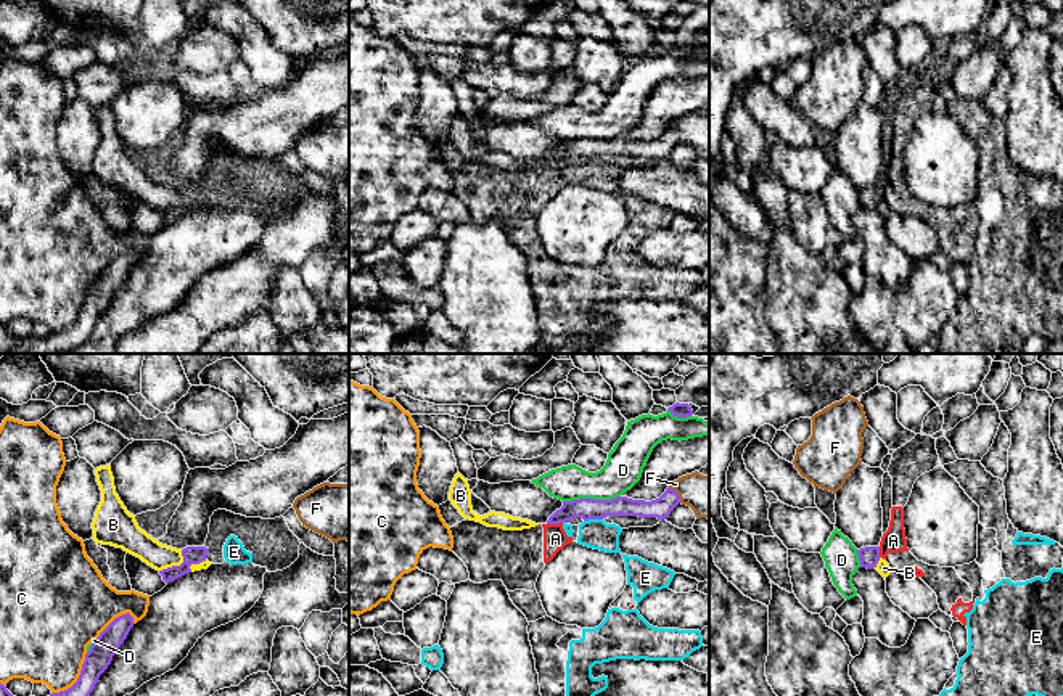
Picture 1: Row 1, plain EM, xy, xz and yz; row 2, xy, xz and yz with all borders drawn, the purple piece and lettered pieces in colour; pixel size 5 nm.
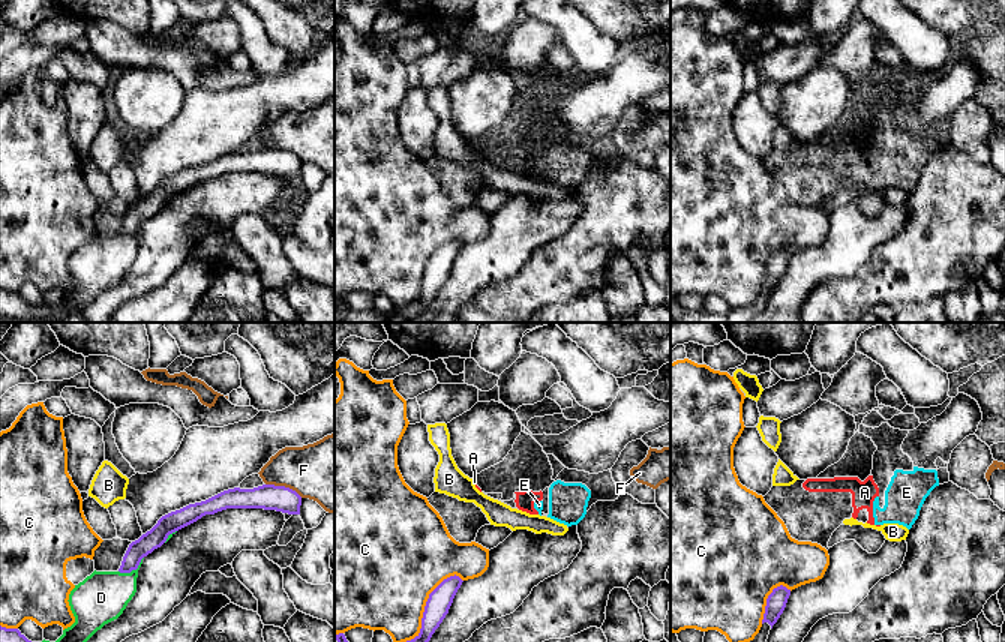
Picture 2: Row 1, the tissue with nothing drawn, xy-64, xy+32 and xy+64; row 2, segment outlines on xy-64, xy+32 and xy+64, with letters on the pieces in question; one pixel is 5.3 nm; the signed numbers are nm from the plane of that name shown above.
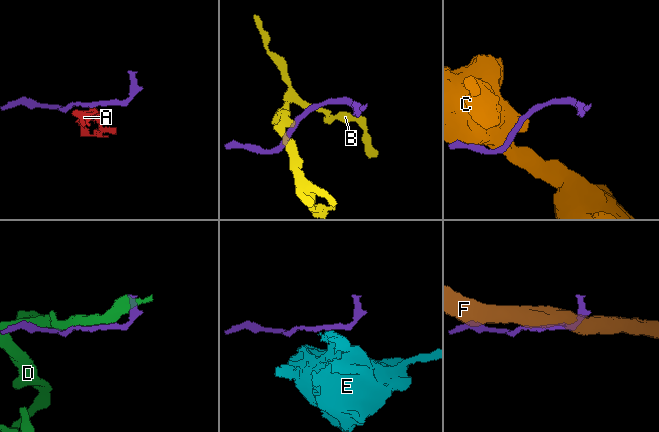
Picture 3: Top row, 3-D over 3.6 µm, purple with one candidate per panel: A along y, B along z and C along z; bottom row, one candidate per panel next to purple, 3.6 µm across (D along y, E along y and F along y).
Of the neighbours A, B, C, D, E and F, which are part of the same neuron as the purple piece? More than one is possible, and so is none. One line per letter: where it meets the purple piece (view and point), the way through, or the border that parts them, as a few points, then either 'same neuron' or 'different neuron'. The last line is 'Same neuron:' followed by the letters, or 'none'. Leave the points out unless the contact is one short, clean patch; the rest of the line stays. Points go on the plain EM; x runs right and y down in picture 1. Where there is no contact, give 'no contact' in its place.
A: contact xz (554, 163); border xz (562, 161), (547, 164); different neuron
B: contact xy (176, 206); border xy (182, 190), (182, 201), (179, 204), (160, 211); different neuron
C: contact xy (77, 319); different neuron
D: contact xz (591, 139); different neuron
E: contact xz (592, 158); border xz (602, 158), (584, 161); different neuron
F: contact xz (677, 134); border xz (668, 127), (677, 134), (681, 142); different neuron
Same neuron: none

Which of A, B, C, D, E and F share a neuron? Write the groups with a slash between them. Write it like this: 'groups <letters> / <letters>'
groups A E / B / C / D / F

